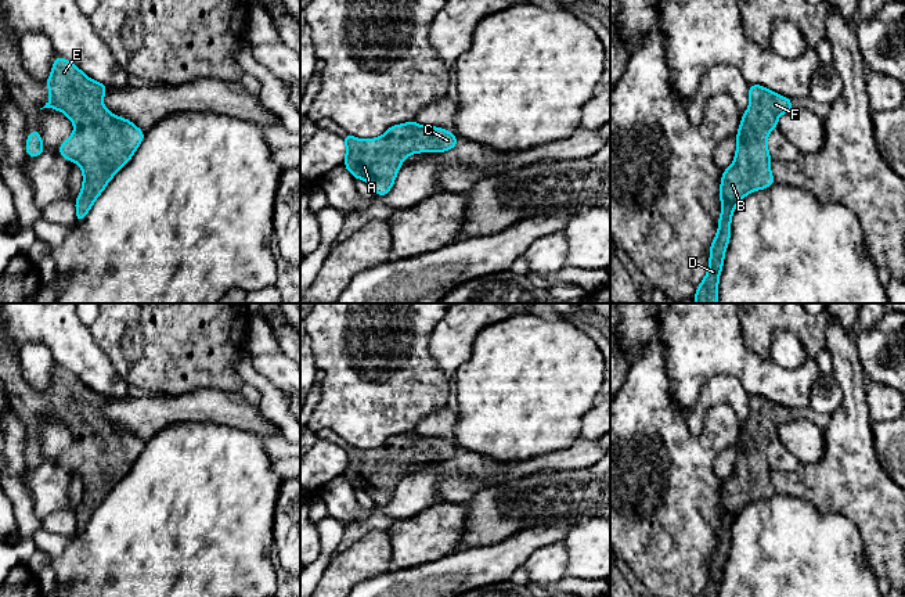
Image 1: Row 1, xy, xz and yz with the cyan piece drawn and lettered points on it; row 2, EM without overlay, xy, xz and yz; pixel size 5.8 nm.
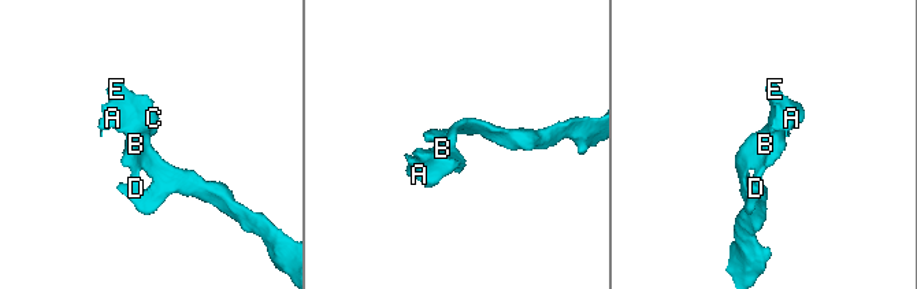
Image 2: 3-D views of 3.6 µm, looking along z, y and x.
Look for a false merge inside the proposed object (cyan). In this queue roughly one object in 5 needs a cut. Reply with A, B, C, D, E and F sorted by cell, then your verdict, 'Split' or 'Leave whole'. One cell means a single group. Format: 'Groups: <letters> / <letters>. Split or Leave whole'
Groups: A B C D E F. Leave whole

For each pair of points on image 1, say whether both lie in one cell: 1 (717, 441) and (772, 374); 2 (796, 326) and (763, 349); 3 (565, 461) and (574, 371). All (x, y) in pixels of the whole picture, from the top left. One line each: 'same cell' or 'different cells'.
1: different cells
2: same cell
3: different cells

